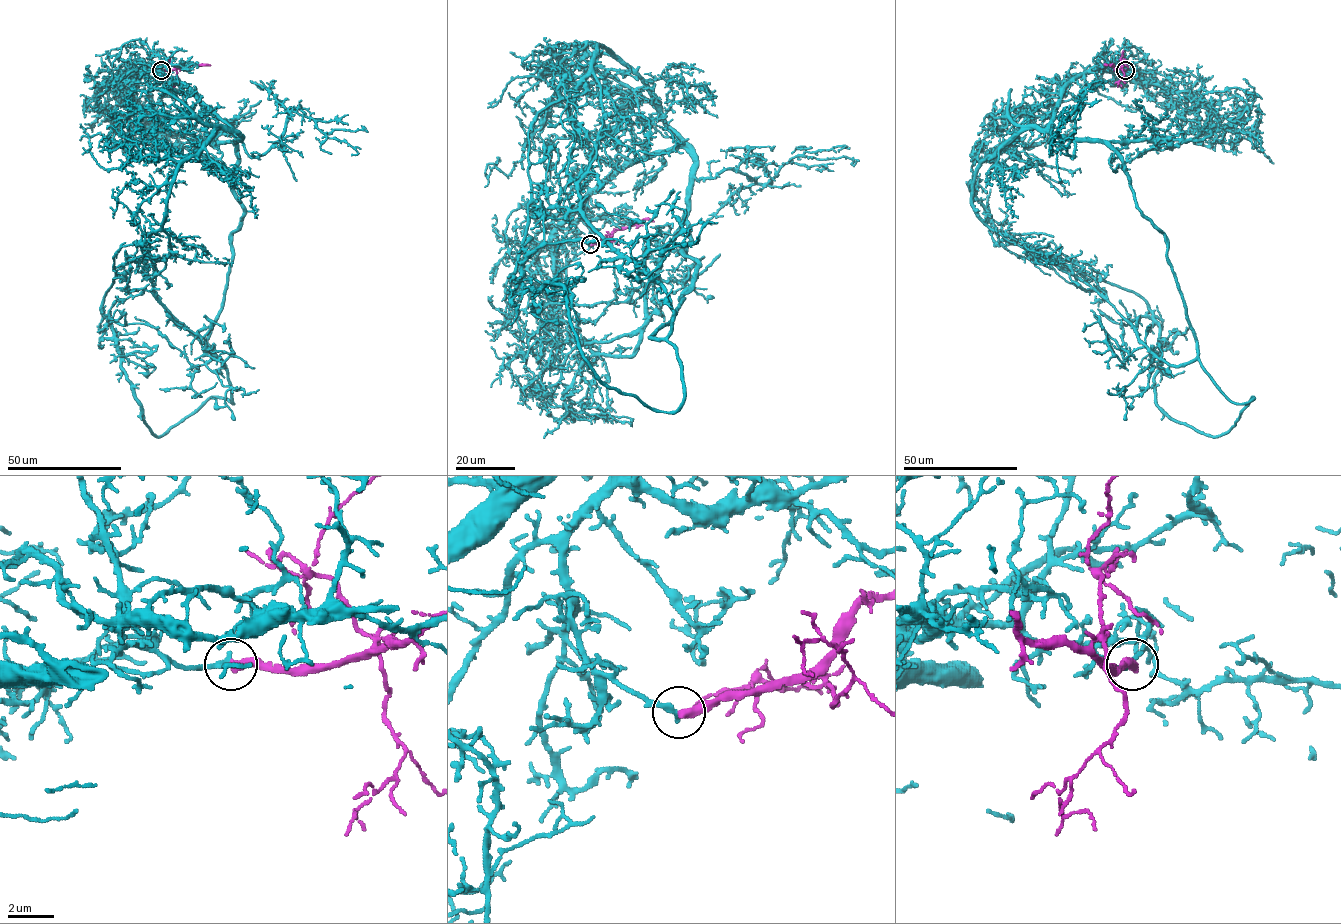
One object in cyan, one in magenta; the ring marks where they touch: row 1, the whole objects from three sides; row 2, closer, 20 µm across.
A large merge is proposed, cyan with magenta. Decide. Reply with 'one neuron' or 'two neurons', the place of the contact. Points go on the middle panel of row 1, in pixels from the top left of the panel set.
two neurons; at (590, 244)

